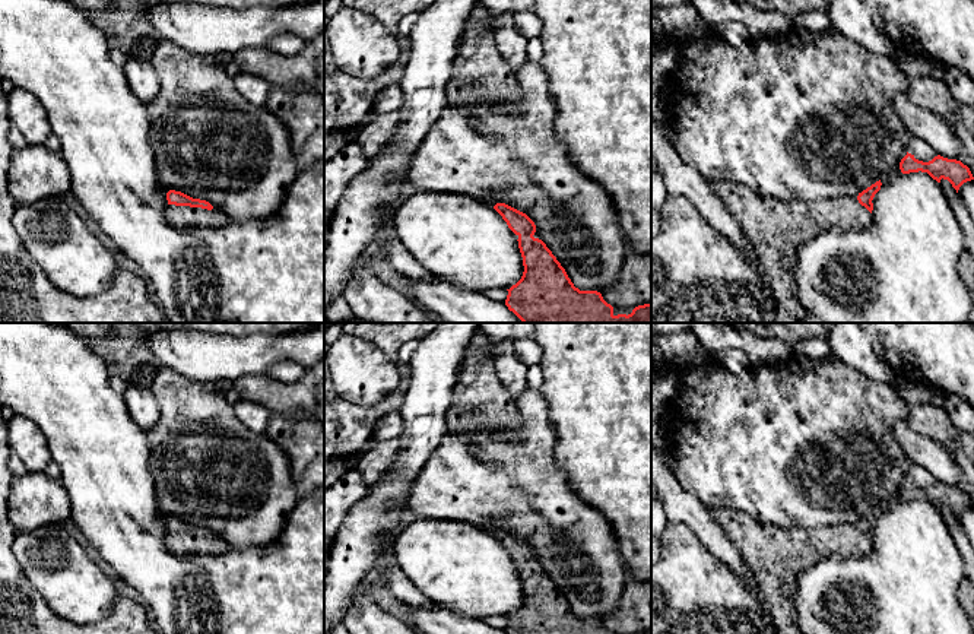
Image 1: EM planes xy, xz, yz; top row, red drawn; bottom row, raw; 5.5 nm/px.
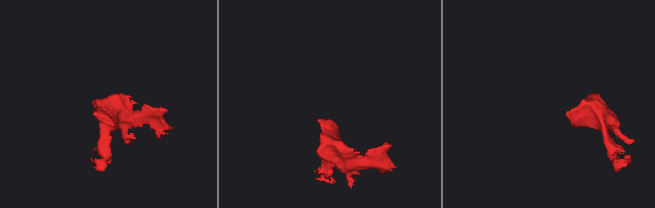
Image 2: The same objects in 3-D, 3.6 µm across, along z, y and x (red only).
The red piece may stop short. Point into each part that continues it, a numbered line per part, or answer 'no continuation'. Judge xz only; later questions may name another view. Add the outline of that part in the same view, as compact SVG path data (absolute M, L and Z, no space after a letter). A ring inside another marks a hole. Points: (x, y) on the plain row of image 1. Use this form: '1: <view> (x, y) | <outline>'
no continuation

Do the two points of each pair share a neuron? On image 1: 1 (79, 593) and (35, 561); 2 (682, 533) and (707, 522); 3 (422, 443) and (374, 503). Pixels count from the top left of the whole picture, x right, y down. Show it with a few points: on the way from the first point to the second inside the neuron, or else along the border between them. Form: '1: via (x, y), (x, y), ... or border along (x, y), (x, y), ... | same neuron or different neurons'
1: via (69, 583), (45, 561) | same neuron
2: border along (669, 522), (684, 522), (714, 554) | different neurons
3: via (411, 457), (403, 474), (389, 488) | same neuron

